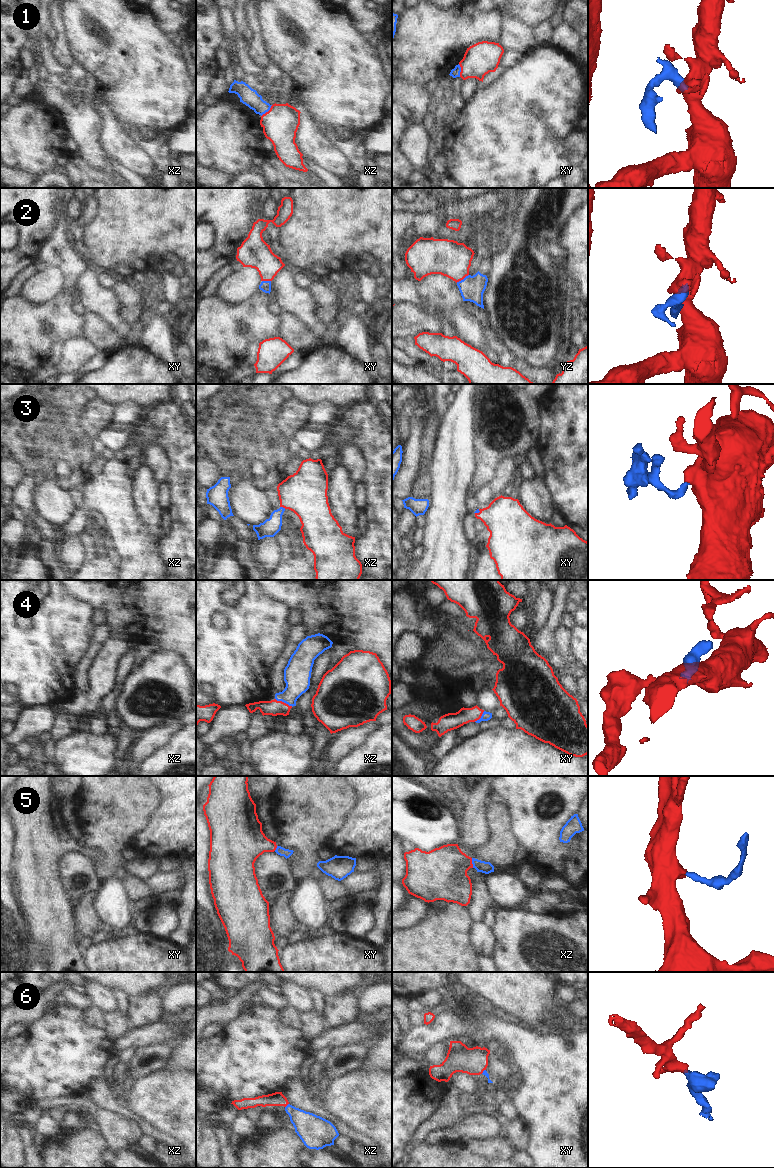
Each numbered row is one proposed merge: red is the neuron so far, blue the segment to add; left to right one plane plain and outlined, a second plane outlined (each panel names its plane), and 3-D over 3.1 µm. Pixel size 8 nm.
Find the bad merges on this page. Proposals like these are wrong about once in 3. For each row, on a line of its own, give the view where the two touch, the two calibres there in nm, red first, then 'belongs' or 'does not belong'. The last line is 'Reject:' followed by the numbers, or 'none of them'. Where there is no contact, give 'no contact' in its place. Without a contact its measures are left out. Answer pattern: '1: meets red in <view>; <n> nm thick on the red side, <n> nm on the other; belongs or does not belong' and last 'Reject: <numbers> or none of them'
1: meets red in xz; 280 nm thick on the red side, 140 nm on the other; belongs
2: meets red in yz; 300 nm thick on the red side, 190 nm on the other; belongs
3: meets red in xz; 360 nm thick on the red side, 150 nm on the other; belongs
4: meets red in xz; 120 nm thick on the red side, 220 nm on the other; belongs
5: meets red in xz; 400 nm thick on the red side, 100 nm on the other; belongs
6: meets red in xz; 110 nm thick on the red side, 220 nm on the other; belongs
Reject: none of them

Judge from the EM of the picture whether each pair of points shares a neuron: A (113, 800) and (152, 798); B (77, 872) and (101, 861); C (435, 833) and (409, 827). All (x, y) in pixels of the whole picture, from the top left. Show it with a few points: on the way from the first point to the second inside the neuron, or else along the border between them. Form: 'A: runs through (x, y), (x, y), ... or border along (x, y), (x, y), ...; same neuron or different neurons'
A: runs through (123, 798), (142, 798); same neuron
B: border along (90, 859), (94, 865), (99, 887); different neurons
C: runs through (429, 827), (415, 827); same neuron

